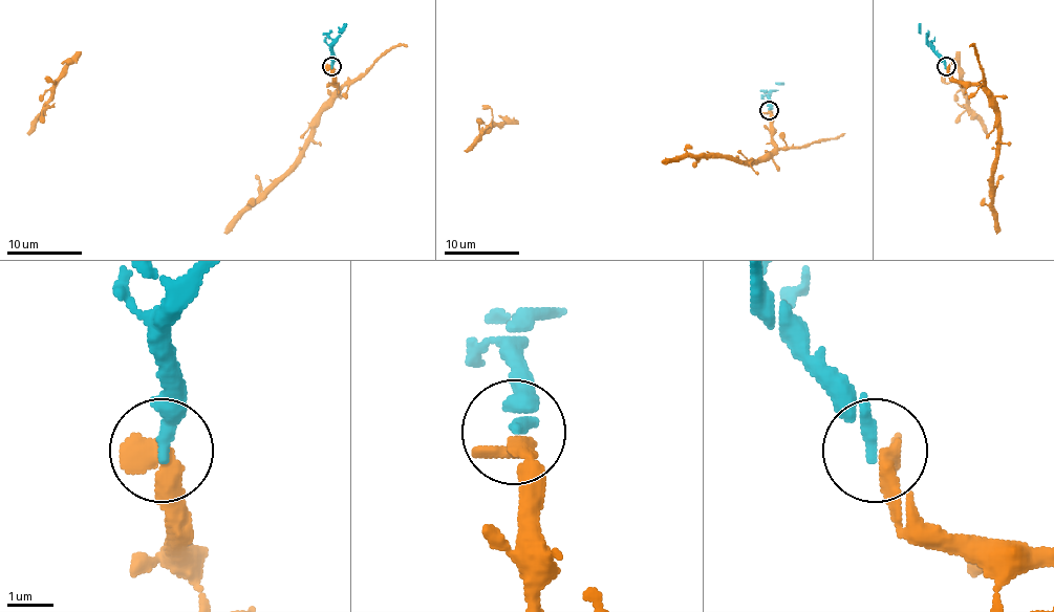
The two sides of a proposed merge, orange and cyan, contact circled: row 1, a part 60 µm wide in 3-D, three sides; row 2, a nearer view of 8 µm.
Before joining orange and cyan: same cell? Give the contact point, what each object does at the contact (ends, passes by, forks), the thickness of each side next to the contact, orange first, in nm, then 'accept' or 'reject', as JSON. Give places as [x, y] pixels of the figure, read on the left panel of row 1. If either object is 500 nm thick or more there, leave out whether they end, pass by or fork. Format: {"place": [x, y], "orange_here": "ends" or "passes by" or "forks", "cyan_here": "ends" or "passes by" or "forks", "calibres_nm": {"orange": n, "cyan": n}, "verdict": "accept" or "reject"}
{"place": [331, 66], "calibres_nm": {"orange": 500, "cyan": 300}, "verdict": "accept"}

